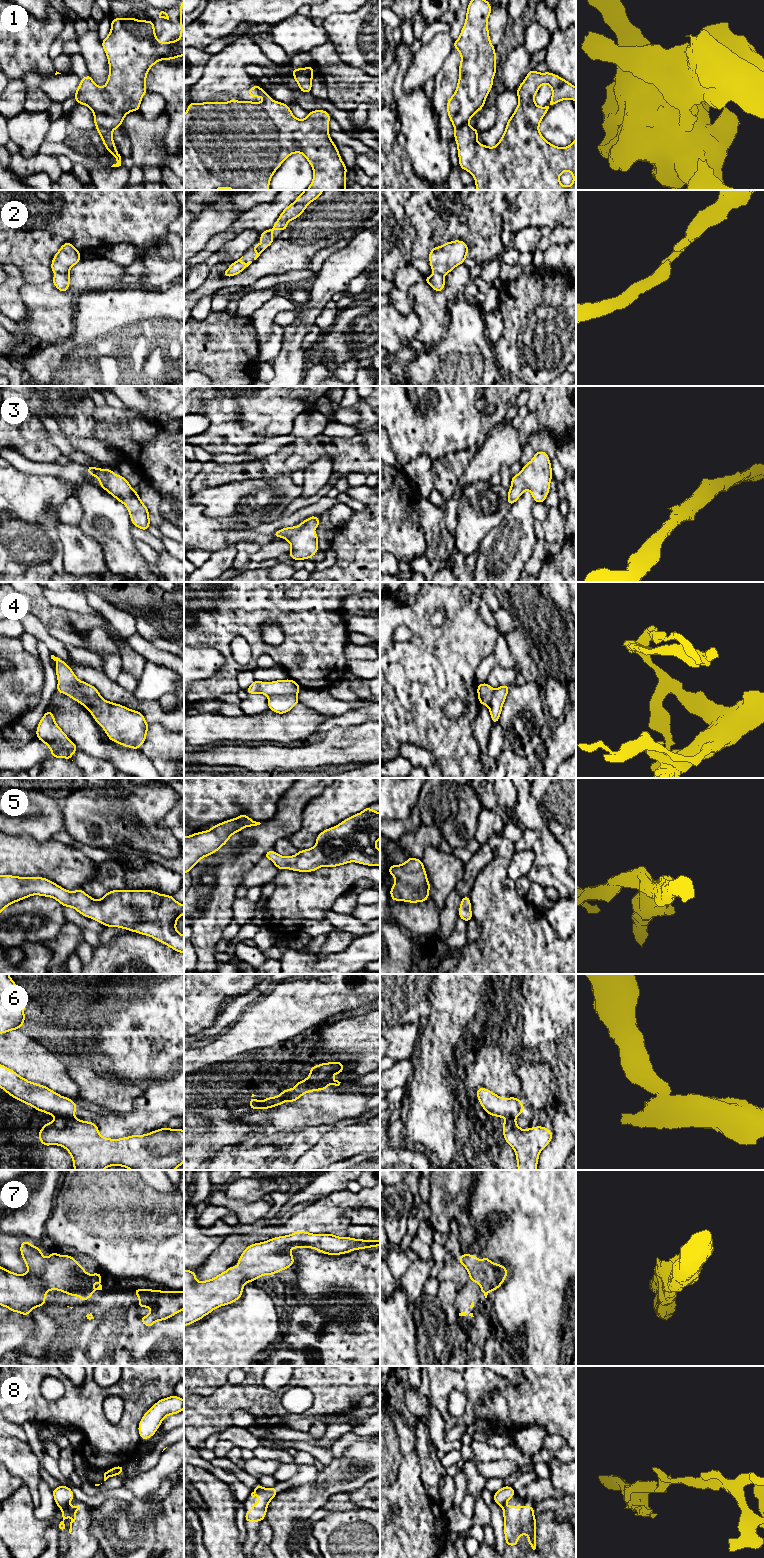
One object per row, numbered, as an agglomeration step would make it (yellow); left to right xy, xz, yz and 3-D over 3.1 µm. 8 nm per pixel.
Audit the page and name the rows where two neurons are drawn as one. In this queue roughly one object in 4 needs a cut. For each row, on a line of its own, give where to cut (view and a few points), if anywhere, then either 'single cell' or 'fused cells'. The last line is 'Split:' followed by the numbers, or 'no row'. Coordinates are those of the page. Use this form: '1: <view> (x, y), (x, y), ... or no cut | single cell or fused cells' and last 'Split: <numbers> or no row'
1: xy (97, 128), (109, 128), (111, 130) | fused cells
2: no cut | single cell
3: no cut | single cell
4: xz (296, 693), (273, 694), (269, 697) | fused cells
5: no cut | single cell
6: xy (73, 1115), (55, 1117) | fused cells
7: no cut | single cell
8: xy (66, 1505), (60, 1508) | fused cells
Split: 1, 4, 6, 8

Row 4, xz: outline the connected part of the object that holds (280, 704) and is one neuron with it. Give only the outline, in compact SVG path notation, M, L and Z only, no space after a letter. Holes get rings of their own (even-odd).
M297 694L291 695L273 695L268 698L268 709L277 714L288 713L299 703Z

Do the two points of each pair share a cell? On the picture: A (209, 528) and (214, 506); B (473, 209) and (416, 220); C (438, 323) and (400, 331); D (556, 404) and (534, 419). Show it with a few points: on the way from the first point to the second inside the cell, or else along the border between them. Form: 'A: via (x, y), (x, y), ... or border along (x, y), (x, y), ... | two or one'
A: border along (194, 503), (200, 504), (209, 517), (234, 516) | two
B: via (460, 217), (448, 226), (441, 220), (430, 220) | one
C: border along (414, 311), (421, 324), (416, 337) | two
D: via (551, 409), (539, 419) | one

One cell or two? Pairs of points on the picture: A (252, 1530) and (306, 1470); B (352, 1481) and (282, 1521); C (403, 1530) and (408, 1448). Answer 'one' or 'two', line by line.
A: one
B: one
C: one

